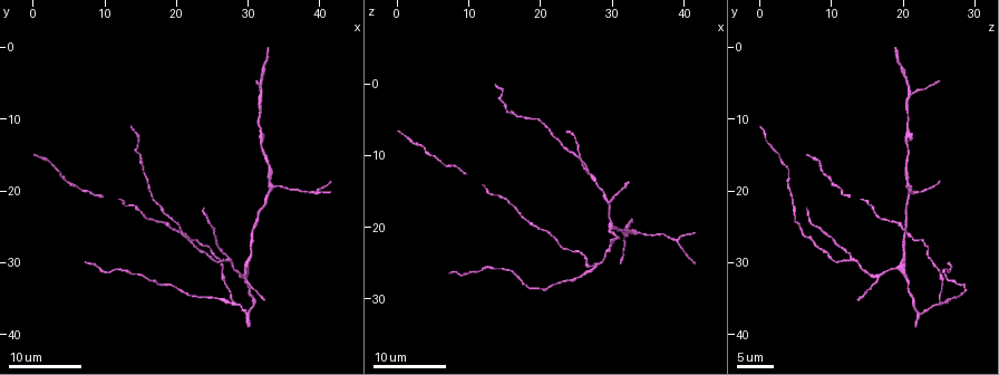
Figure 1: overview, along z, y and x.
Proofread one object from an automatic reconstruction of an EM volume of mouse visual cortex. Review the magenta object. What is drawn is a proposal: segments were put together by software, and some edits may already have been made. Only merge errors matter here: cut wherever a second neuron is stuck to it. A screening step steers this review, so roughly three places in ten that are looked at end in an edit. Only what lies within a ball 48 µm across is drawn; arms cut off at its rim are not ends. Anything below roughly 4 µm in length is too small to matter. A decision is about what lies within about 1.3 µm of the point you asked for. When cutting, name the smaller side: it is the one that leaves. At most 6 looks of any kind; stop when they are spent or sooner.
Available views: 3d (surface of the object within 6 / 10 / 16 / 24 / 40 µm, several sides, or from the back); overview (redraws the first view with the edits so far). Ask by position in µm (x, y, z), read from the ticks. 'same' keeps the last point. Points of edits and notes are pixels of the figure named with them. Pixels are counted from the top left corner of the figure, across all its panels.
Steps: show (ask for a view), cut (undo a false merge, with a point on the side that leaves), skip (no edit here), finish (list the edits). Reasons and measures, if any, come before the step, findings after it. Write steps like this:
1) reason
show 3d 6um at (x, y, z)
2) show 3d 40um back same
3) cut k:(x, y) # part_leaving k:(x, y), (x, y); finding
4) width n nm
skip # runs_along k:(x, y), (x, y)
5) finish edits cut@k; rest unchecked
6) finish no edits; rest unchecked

arms part here
show 3d 24um at (33.5, 19.0, 21.0)

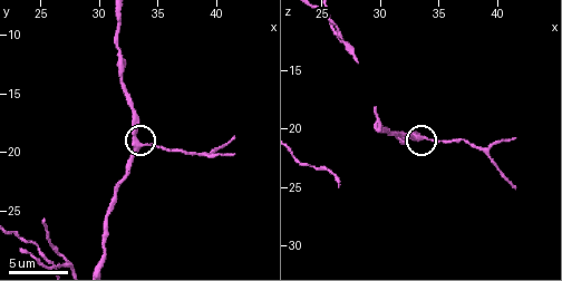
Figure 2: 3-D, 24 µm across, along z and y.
closer look
show 3d 6um at (33.6, 19.6, 20.8)

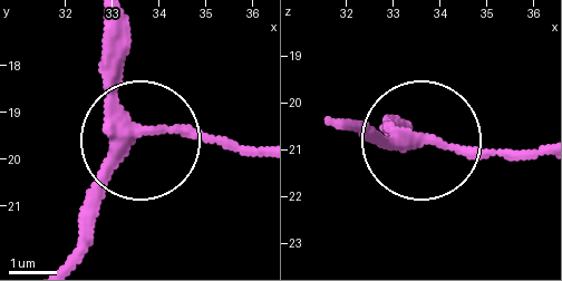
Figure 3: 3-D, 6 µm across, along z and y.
width 260 nm
skip # runs_along 3:(69, 253), (93, 181), (137, 137), (257, 145); continuous, no second neuron

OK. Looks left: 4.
show 3d 24um at (29.5, 31.0, 19.5)

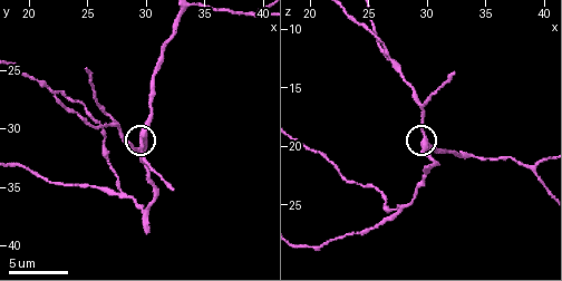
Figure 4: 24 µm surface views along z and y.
show 3d 10um at (29.6, 30.8, 19.2)

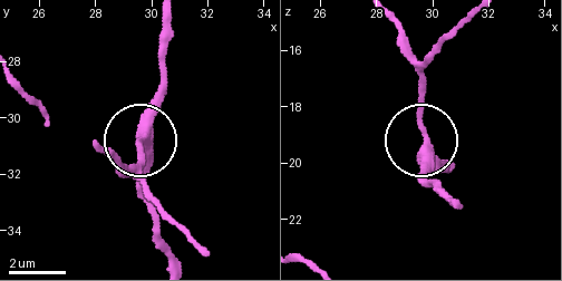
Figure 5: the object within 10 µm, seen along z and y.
skip # runs_along 5:(453, 205), (424, 174), (424, 143), (443, 166); one neuron here

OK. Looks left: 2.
three arms meet
show 3d 16um at (27.0, 29.4, 12.6)

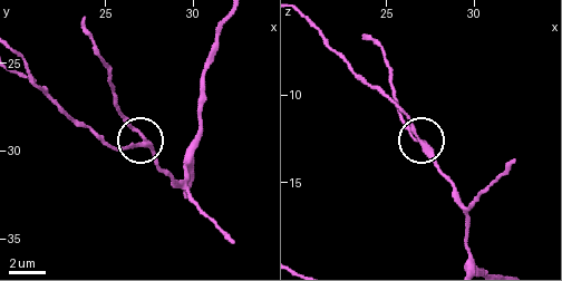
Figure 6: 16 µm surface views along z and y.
side_arm 11 um
skip # all the same neuron

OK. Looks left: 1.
finish no edits; rest unchecked

